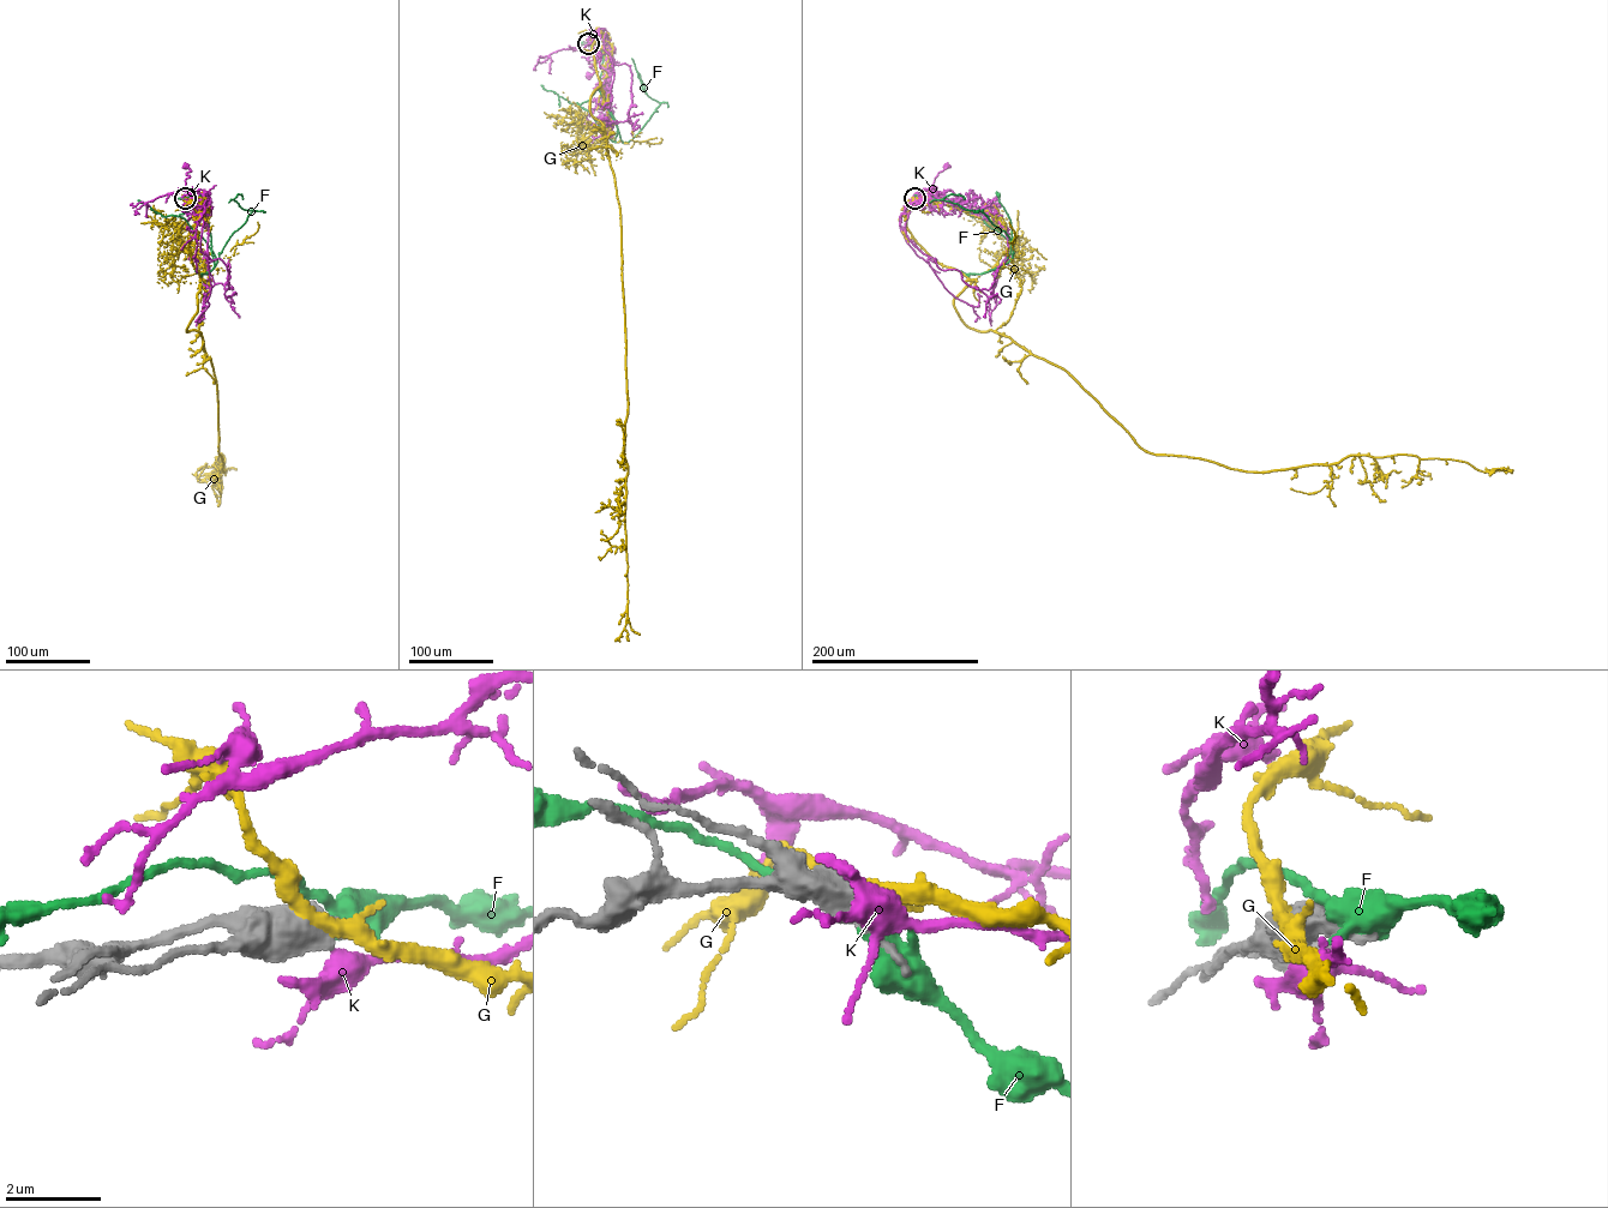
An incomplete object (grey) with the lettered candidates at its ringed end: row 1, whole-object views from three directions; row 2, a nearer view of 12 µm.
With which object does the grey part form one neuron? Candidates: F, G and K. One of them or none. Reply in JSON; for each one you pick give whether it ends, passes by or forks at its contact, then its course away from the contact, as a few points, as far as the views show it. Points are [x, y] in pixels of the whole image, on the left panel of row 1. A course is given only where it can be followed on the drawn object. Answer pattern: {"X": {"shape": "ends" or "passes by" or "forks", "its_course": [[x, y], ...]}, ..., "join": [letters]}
{"join": []}

